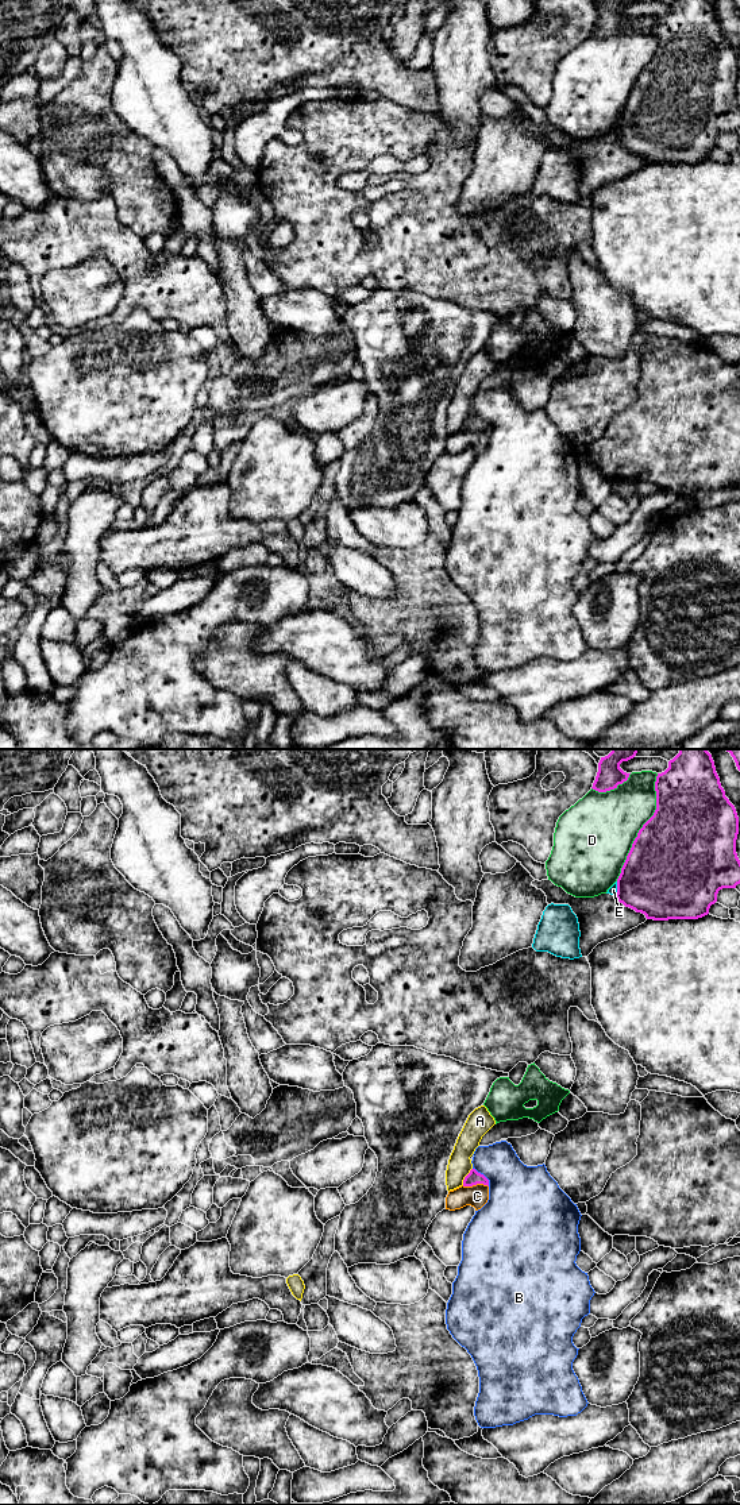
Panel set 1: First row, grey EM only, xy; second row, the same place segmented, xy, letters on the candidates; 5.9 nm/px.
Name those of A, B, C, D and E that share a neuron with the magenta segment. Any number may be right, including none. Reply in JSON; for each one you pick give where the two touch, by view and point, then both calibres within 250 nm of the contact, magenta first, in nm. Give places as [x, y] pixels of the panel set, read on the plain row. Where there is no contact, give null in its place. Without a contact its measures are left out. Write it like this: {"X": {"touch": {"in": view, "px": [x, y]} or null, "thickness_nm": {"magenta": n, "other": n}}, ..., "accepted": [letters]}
{"C": {"touch": {"in": "xy", "px": [476, 428]}, "thickness_nm": {"magenta": 80, "other": 140}}, "accepted": ["C"]}

